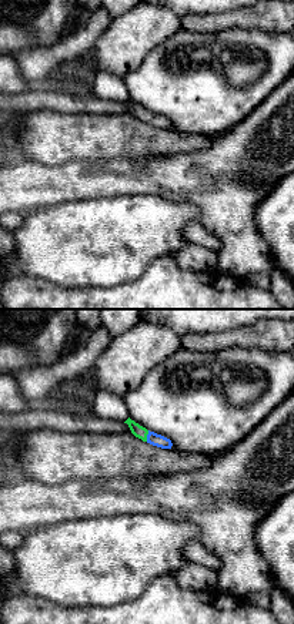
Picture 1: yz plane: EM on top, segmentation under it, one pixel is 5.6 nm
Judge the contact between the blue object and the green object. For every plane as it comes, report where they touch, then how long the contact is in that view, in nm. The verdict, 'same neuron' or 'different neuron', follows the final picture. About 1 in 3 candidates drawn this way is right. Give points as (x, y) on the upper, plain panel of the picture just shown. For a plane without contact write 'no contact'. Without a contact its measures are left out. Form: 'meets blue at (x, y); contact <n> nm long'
meets blue at (147, 117); contact 70 nm long

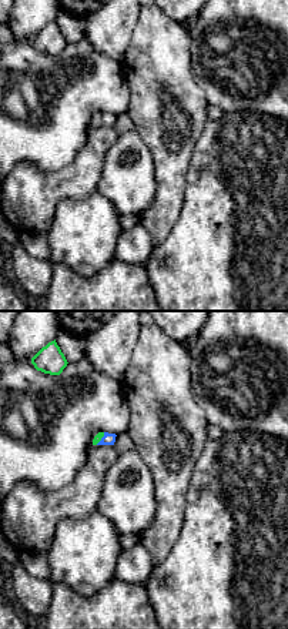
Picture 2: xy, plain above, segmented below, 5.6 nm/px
meets blue at (101, 119); contact 90 nm long

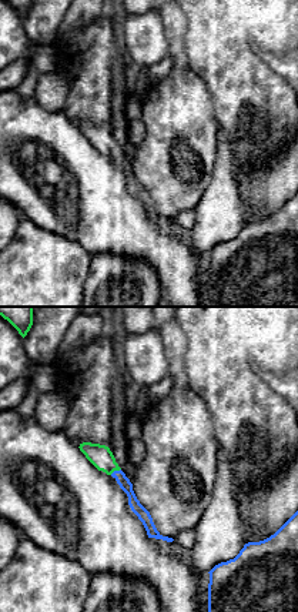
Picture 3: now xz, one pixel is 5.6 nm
meets blue at (114, 151); contact 70 nm long

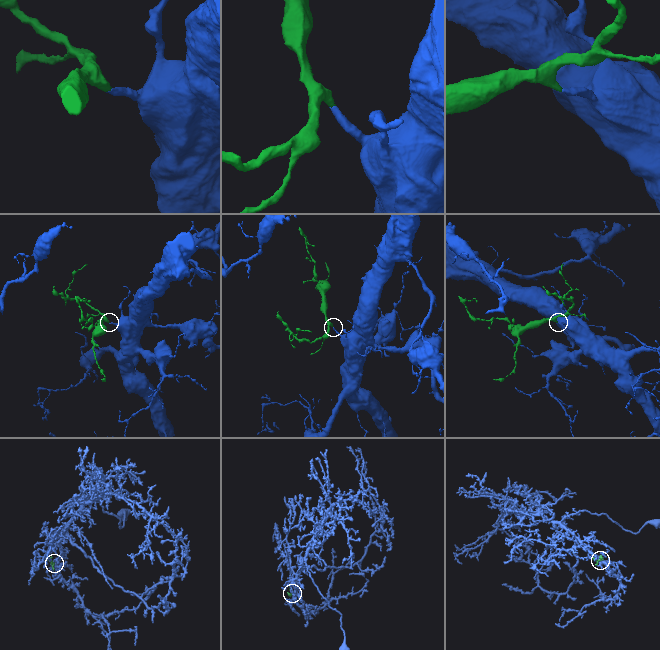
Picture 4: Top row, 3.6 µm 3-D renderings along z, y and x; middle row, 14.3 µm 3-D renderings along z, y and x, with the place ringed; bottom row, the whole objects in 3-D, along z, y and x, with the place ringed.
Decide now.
same neuron

